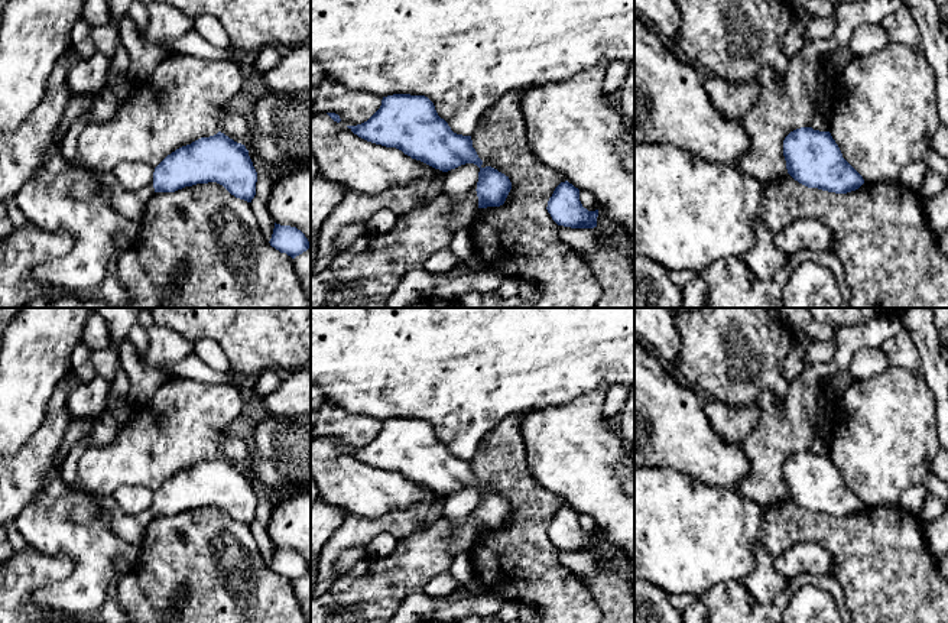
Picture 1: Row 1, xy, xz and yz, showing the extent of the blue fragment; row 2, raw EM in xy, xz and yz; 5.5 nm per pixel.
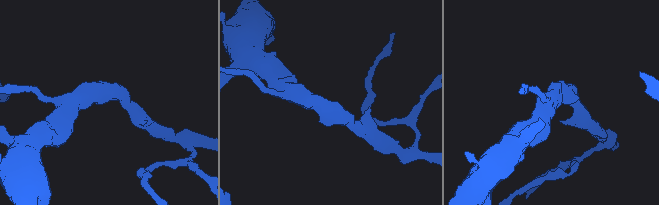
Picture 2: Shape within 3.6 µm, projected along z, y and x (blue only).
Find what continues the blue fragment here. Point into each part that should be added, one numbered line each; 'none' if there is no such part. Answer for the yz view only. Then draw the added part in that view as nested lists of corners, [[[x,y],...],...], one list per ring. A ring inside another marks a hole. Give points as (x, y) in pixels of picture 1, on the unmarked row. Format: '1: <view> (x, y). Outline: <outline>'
none

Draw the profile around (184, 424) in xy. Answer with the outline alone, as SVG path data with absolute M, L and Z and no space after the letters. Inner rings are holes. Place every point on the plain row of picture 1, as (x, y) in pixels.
M171 377L149 403L133 408L110 445L90 448L81 455L75 489L97 497L113 497L126 486L145 486L155 493L176 473L217 458L225 428L244 412L246 402L240 383L208 384Z

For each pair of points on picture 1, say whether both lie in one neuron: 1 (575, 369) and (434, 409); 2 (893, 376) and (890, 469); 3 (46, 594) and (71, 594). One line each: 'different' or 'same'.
1: same
2: same
3: same

